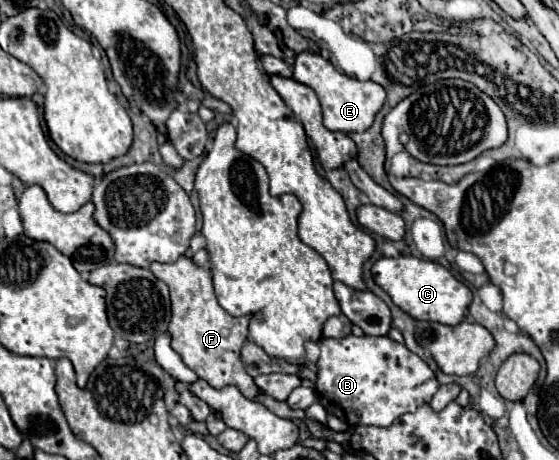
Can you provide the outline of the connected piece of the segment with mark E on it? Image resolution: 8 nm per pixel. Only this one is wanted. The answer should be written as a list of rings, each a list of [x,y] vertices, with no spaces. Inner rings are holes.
[[[313,52],[297,54],[293,66],[293,78],[315,90],[323,106],[323,124],[333,132],[345,132],[345,134],[365,132],[373,124],[375,114],[381,110],[385,102],[385,90],[379,84],[361,82],[357,78],[337,72],[335,66],[329,60],[325,60],[321,54],[313,54]]]

